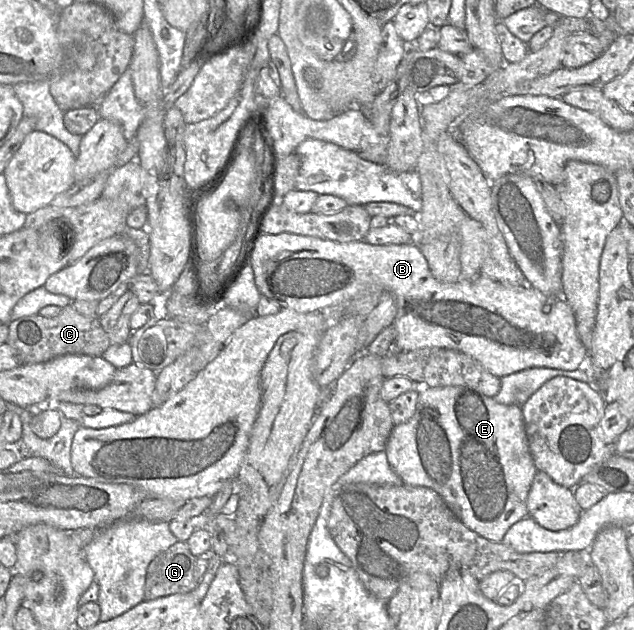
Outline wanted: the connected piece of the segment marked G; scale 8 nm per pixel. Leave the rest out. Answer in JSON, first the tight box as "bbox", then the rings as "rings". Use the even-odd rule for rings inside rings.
{"bbox":[144,541,199,601],"rings":[[[181,541],[159,553],[147,568],[144,601],[193,591],[199,584],[195,578],[196,561],[197,557],[191,553],[188,545]]]}

